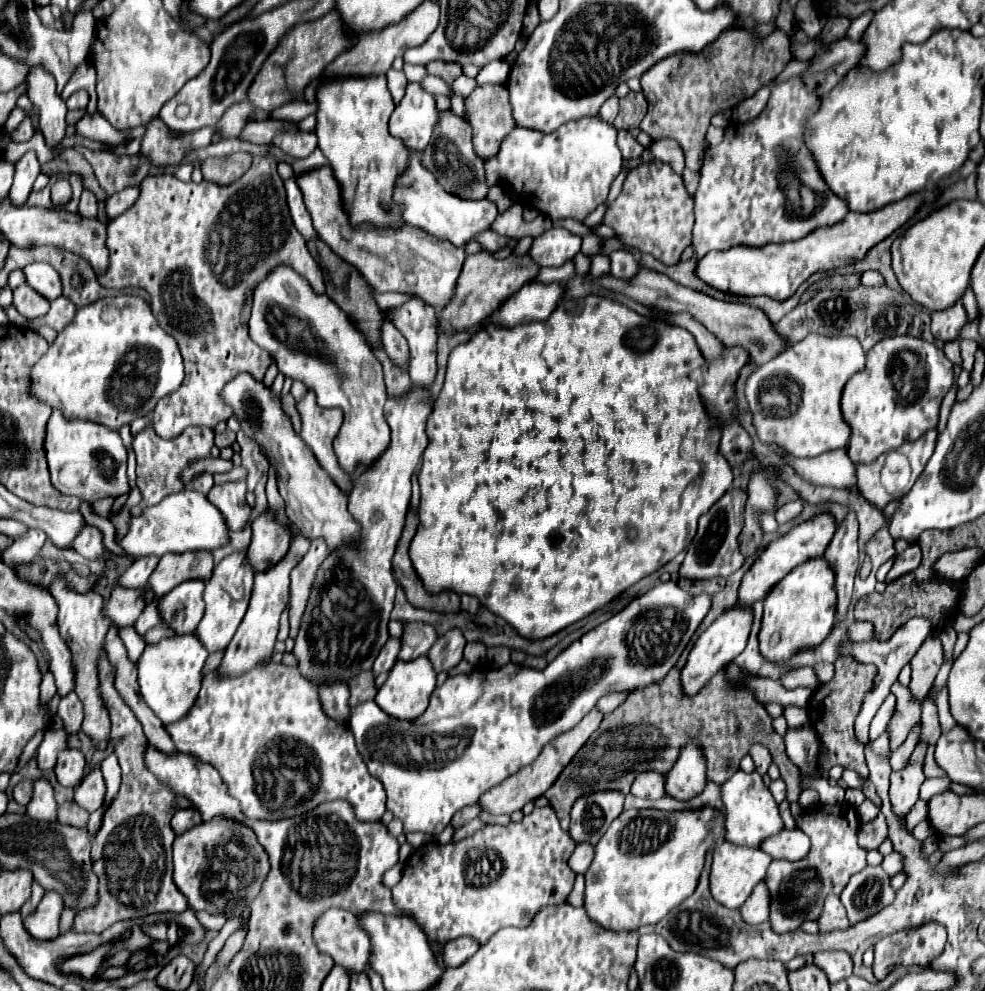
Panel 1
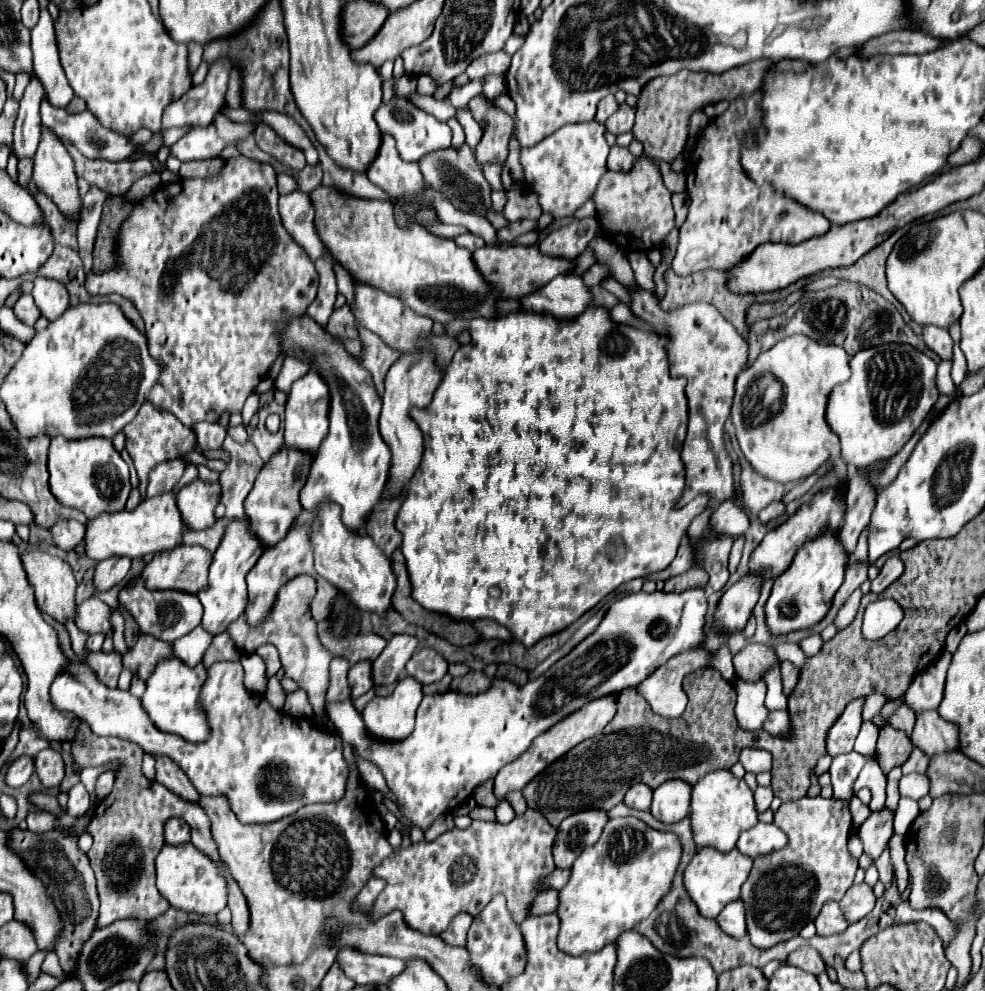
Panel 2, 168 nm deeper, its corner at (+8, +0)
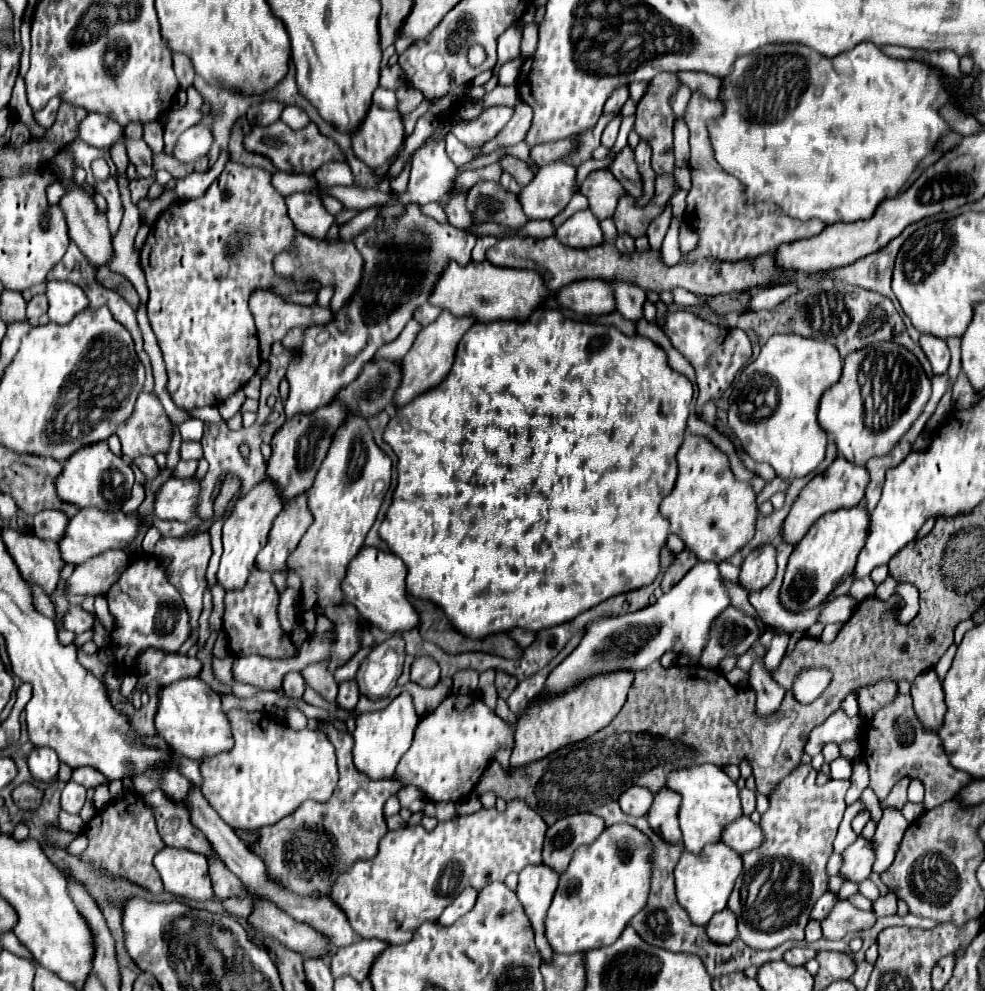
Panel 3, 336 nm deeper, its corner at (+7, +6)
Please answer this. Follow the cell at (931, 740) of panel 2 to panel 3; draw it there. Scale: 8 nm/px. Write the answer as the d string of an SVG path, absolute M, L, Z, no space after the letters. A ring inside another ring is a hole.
M926 670L920 674L912 684L912 700L914 700L914 712L924 726L924 730L938 732L944 724L944 690L942 682L938 680L934 670Z

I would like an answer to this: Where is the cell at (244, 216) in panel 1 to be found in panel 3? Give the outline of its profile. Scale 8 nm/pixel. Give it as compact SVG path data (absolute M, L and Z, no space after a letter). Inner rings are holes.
M234 160L226 162L222 174L210 184L204 196L176 200L154 222L140 250L140 266L150 288L148 318L166 362L166 390L178 408L218 406L256 374L260 366L260 342L254 316L248 308L250 296L256 290L268 290L284 300L292 294L320 290L316 282L296 282L294 278L280 278L274 272L276 254L292 252L294 244L296 228L288 218L284 196L272 186L272 174Z

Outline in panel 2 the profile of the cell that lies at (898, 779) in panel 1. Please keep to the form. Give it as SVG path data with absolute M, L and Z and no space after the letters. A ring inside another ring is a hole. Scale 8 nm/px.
M887 808L883 812L871 814L859 828L863 854L867 854L875 862L883 854L891 836L893 836L893 814Z

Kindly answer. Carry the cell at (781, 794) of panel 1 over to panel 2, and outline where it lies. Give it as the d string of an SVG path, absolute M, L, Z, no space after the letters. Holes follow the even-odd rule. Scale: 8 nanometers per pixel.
M757 788L753 796L755 796L755 808L757 808L757 812L765 812L769 808L771 800L773 800L771 788Z

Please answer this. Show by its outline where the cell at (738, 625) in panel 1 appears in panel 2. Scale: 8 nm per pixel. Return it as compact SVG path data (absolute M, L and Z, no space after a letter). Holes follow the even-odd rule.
M749 572L731 588L727 588L727 592L723 594L715 610L715 618L723 630L733 634L747 624L751 610L759 600L761 584L763 584L763 578Z

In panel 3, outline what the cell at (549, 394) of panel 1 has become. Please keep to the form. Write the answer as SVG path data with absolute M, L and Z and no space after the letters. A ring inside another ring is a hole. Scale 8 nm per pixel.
M536 308L532 310L532 314L526 320L520 322L512 322L512 320L498 320L498 322L488 322L488 324L474 324L464 338L460 340L458 352L456 352L456 360L454 366L450 370L450 374L444 378L444 382L440 382L436 388L420 394L418 398L414 398L410 404L406 404L404 408L396 410L396 414L390 418L388 428L384 432L384 440L392 446L392 450L398 456L398 486L394 490L394 500L392 506L386 512L386 518L380 526L380 536L388 542L390 552L396 552L404 564L407 566L406 591L414 598L422 598L422 600L430 600L434 604L438 604L444 614L448 616L448 620L452 622L452 626L460 632L468 632L468 636L472 638L484 638L488 634L498 634L498 632L508 632L512 626L524 628L528 632L540 632L542 628L548 626L558 626L564 624L566 620L576 618L578 614L582 614L584 610L604 602L606 598L620 594L620 592L628 592L634 588L642 588L648 586L656 580L656 576L660 574L660 550L666 544L666 538L670 536L670 526L668 520L662 518L662 514L658 512L658 506L662 502L664 496L670 494L672 486L676 484L676 474L678 474L678 466L676 466L676 450L680 448L682 440L684 440L684 430L686 430L686 422L690 416L690 402L694 396L694 388L692 382L684 376L678 374L676 370L670 368L668 364L668 354L664 352L664 348L656 342L652 342L646 336L626 336L622 334L616 326L602 326L602 324L588 324L588 322L578 322L572 318L566 318L560 310L550 308L550 310L542 310Z

